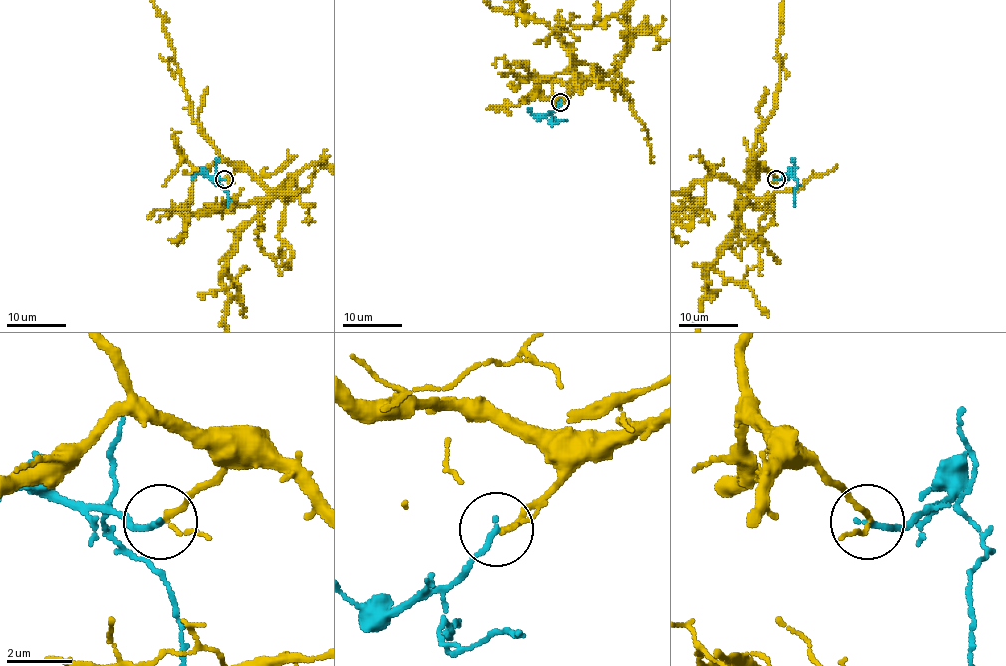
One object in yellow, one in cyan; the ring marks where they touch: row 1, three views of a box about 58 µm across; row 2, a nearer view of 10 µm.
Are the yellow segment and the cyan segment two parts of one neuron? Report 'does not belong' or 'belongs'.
belongs

